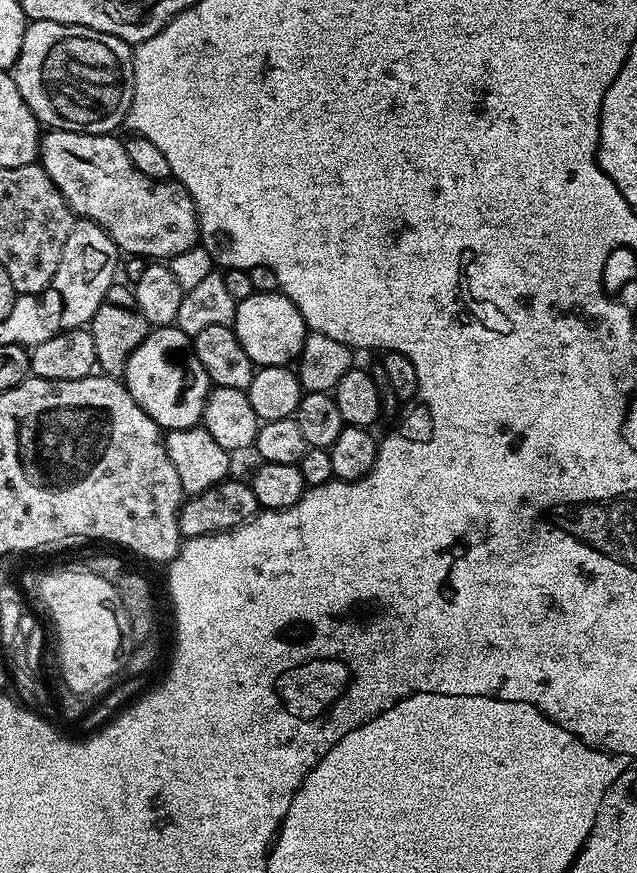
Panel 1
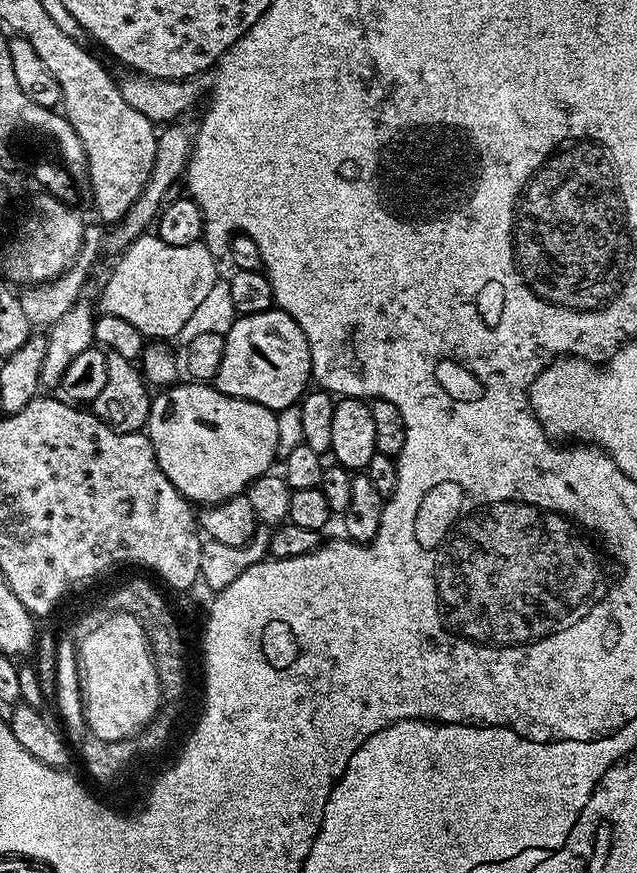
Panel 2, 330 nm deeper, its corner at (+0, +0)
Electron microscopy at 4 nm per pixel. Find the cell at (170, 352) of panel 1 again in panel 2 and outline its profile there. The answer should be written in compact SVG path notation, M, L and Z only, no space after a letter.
M177 382L153 395L146 434L154 446L158 466L162 466L162 474L174 482L189 502L196 506L221 504L223 500L247 493L249 486L269 471L272 463L277 463L278 416L258 402L227 396L211 383L187 383Z

